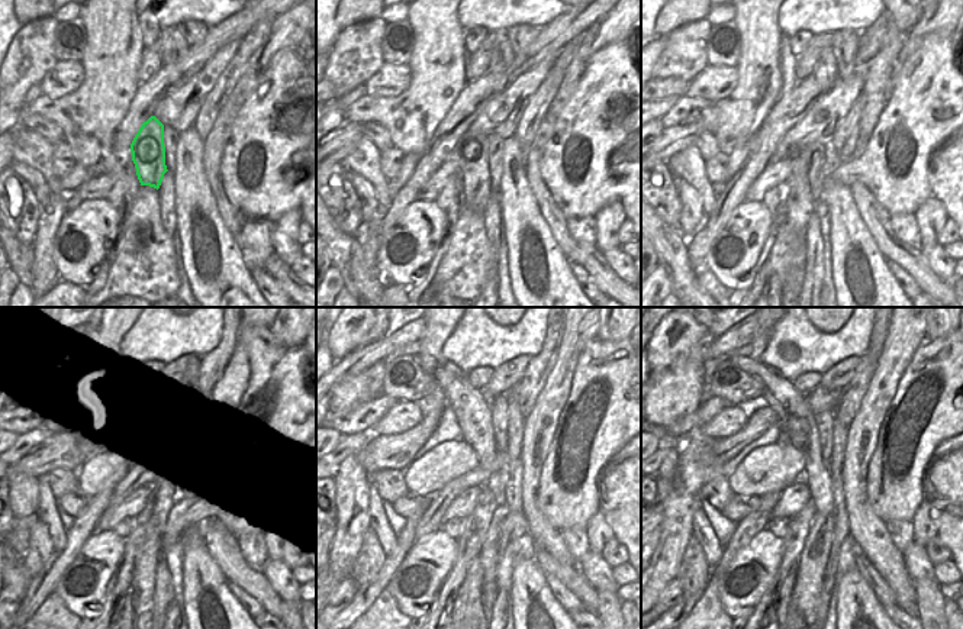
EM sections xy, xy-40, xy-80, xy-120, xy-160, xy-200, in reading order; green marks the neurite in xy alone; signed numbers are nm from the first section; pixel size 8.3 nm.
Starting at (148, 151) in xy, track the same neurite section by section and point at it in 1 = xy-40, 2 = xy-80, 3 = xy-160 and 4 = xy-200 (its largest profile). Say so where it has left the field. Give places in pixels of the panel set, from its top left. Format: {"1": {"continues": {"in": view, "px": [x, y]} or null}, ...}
{"1": {"continues": {"in": "xy-40", "px": [472, 148]}}, "2": {"continues": {"in": "xy-80", "px": [801, 203]}}, "3": {"continues": {"in": "xy-160", "px": [474, 573]}}, "4": {"continues": {"in": "xy-200", "px": [792, 594]}}}

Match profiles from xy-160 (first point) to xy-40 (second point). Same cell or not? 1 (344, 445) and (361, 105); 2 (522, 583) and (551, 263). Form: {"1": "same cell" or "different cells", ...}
{"1": "same cell", "2": "same cell"}

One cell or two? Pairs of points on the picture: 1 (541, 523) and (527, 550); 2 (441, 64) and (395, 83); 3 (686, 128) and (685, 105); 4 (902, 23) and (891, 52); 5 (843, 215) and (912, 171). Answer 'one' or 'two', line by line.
1: two
2: two
3: two
4: two
5: two

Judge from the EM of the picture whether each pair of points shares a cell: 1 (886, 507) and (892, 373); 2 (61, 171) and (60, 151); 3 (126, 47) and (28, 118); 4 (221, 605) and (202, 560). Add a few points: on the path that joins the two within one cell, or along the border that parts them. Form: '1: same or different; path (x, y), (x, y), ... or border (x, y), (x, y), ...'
1: different; border (904, 371), (878, 435)
2: same; path (61, 167), (61, 155)
3: different; border (25, 105), (31, 110), (51, 119), (63, 131)
4: same; path (209, 593), (202, 580), (202, 571)

